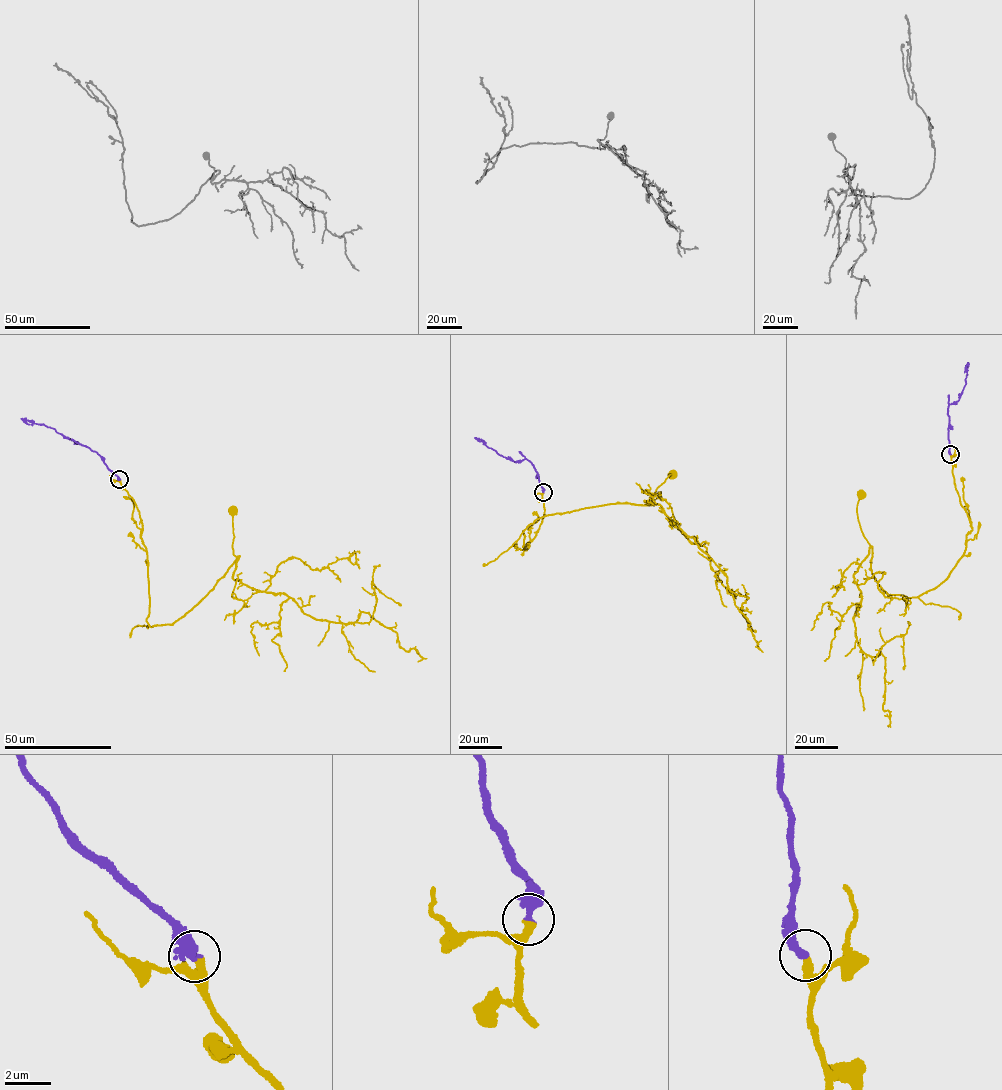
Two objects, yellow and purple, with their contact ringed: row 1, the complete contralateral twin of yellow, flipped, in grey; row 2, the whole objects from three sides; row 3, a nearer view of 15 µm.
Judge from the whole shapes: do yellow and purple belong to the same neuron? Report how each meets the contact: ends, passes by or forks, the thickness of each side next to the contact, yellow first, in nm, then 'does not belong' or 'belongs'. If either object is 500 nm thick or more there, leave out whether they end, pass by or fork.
yellow ends | purple ends | 320/380 nm | belongs

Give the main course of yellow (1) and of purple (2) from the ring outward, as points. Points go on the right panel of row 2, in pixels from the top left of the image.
1: (950, 454), (972, 530), (949, 576), (917, 597), (888, 596), (878, 584), (858, 521), (862, 496)
2: (950, 454), (947, 409), (960, 398), (966, 383), (965, 371)

